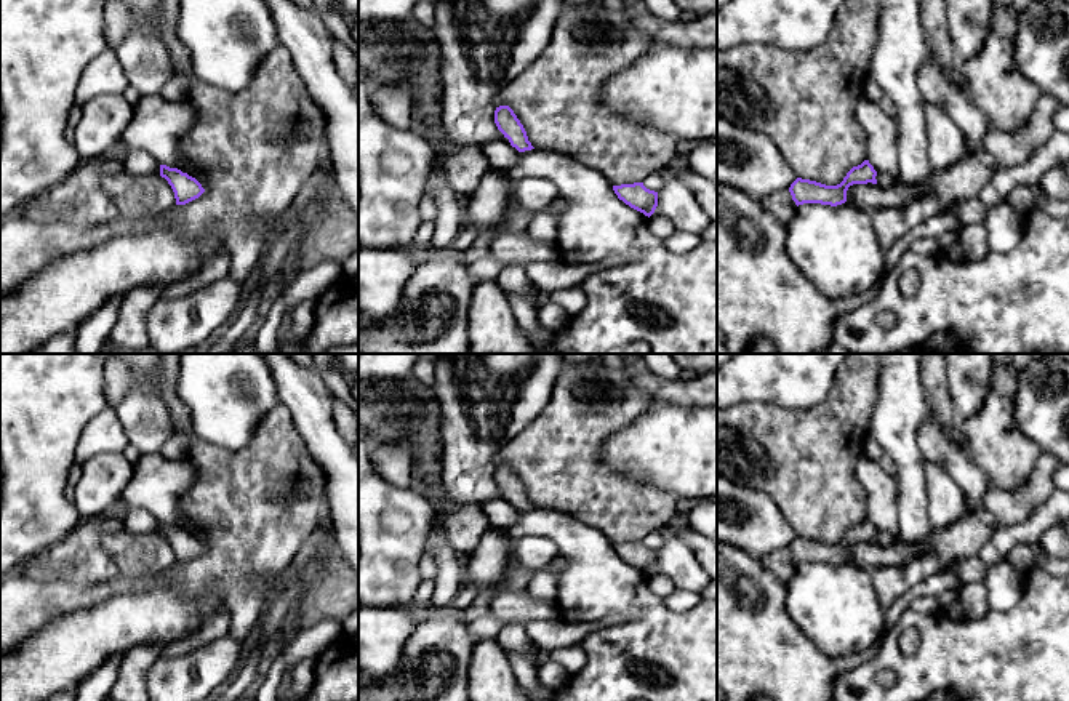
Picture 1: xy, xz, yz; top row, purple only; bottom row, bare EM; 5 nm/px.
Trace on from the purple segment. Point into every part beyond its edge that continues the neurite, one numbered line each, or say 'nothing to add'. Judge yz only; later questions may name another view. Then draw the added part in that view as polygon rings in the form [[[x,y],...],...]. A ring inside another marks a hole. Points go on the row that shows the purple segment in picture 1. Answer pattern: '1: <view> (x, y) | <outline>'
1: yz (781, 205) | [[[789,189],[779,190],[763,198],[762,205],[770,210],[784,226],[792,219],[797,210]]]

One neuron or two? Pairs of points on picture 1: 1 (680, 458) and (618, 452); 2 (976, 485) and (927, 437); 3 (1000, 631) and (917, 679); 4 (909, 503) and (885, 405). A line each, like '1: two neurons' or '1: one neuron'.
1: one neuron
2: one neuron
3: one neuron
4: one neuron

